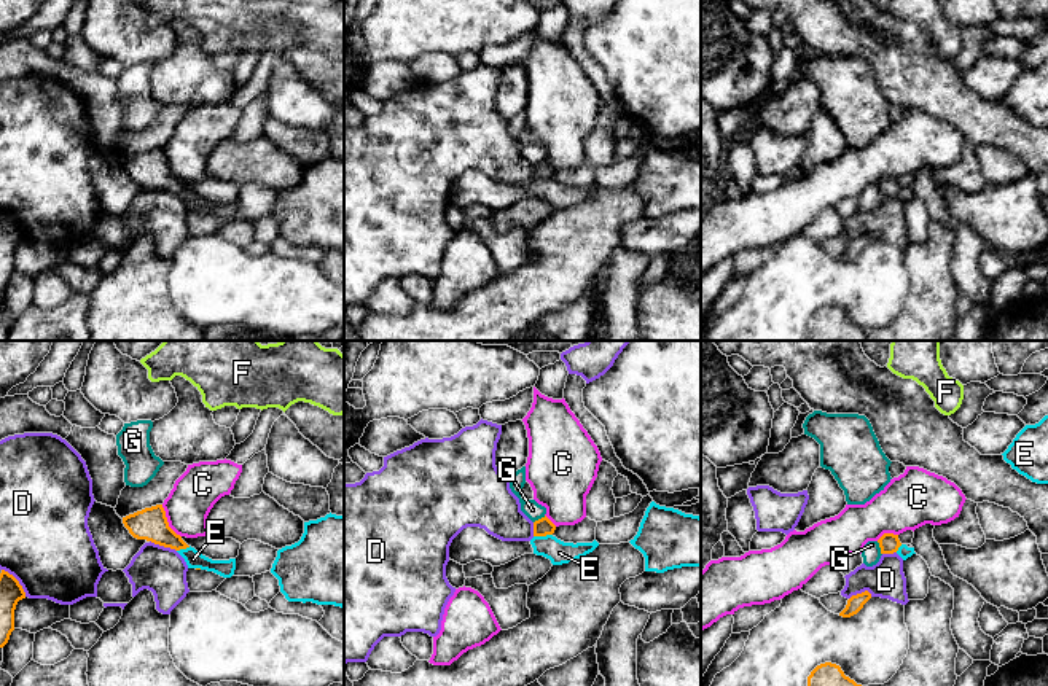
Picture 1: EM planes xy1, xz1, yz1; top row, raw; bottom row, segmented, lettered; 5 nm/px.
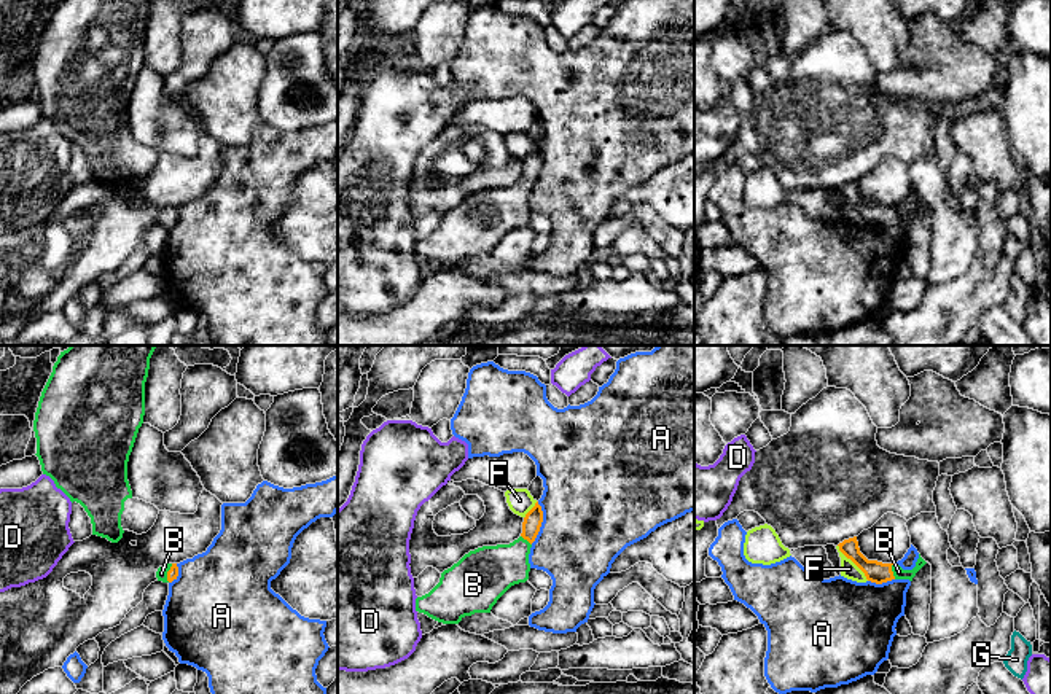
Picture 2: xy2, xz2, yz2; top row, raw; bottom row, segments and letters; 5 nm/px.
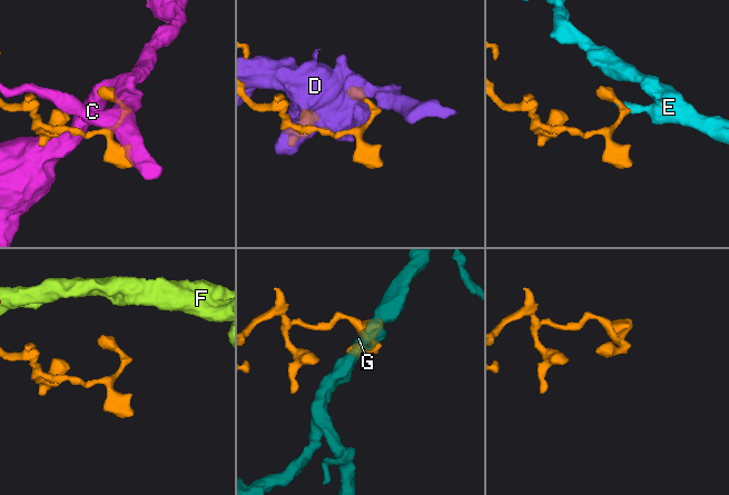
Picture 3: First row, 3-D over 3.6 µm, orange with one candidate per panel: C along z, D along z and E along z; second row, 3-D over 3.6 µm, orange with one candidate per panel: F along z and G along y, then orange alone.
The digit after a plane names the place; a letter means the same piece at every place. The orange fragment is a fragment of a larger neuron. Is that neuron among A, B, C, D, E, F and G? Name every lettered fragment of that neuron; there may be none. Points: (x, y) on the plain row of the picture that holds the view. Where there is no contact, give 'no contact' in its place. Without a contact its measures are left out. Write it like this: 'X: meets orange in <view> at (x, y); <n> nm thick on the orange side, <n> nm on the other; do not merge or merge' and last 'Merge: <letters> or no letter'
A: meets orange in xz2 at (542, 164); 90 nm thick on the orange side, 480 nm on the other; do not merge
B: meets orange in xy2 at (168, 217); 60 nm thick on the orange side, 60 nm on the other; merge
C: meets orange in xy1 at (166, 164); 170 nm thick on the orange side, 220 nm on the other; do not merge
D: meets orange in xy1 at (18, 225); 110 nm thick on the orange side, 460 nm on the other; do not merge
E: meets orange in xz1 at (542, 179); 90 nm thick on the orange side, 120 nm on the other; do not merge
F: meets orange in yz2 at (852, 204); 110 nm thick on the orange side, 80 nm on the other; do not merge
G: meets orange in yz1 at (879, 190); 110 nm thick on the orange side, 100 nm on the other; do not merge
Merge: B

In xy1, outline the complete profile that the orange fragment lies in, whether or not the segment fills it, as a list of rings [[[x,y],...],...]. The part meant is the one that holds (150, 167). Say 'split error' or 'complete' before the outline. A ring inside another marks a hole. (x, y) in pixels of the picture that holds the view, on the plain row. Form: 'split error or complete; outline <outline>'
complete; outline [[[162,148],[129,158],[123,161],[123,167],[137,183],[147,183],[175,194],[190,191],[182,180],[169,170]]]

